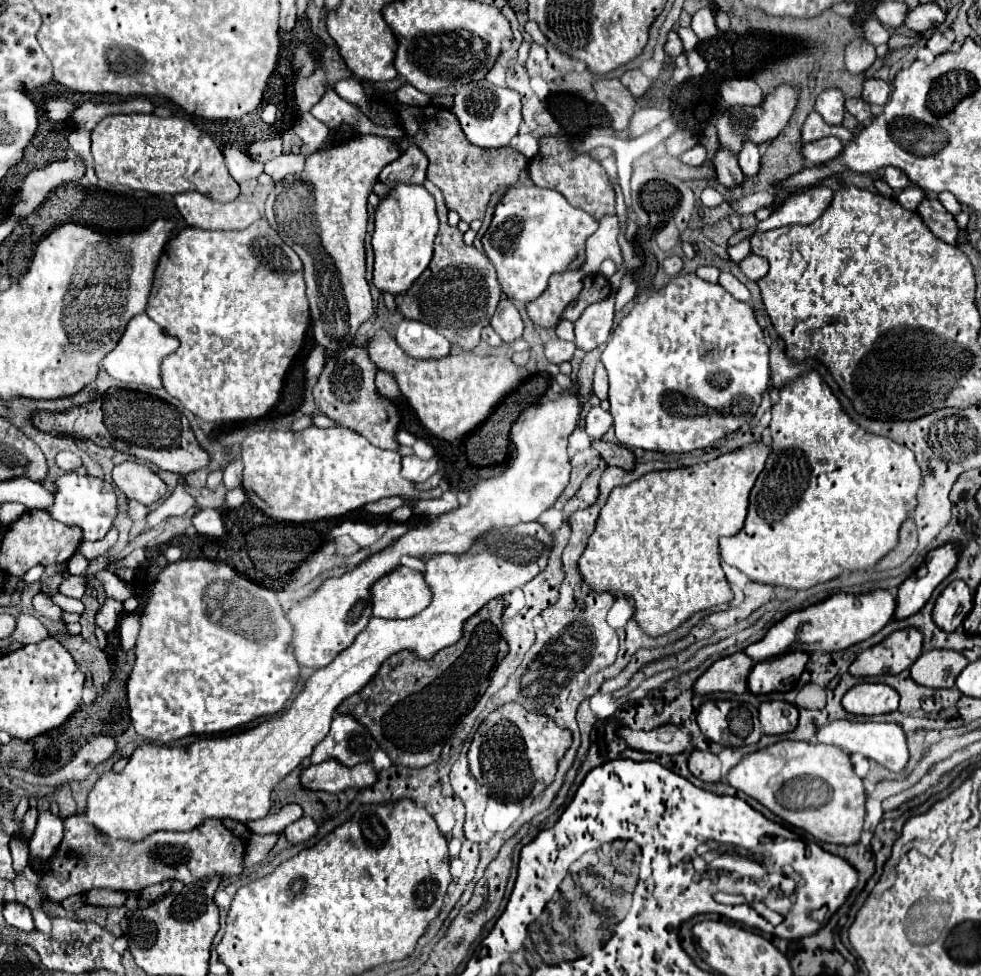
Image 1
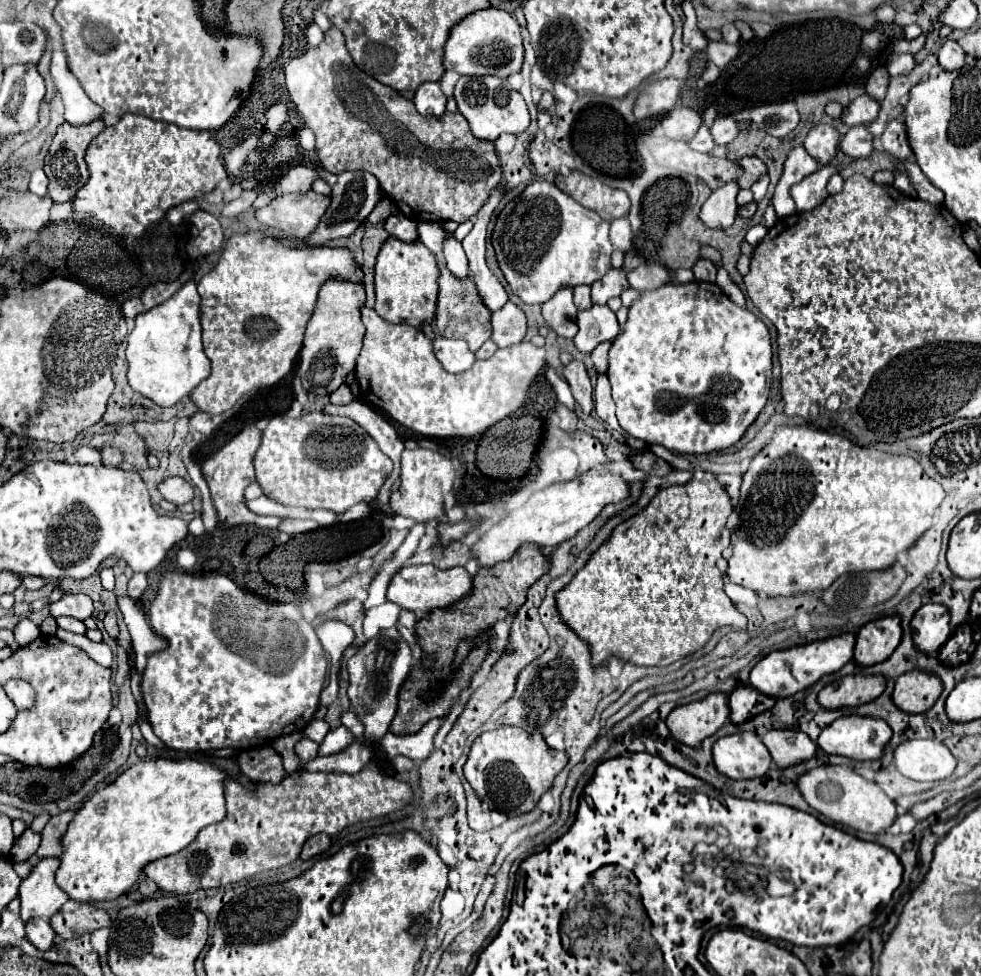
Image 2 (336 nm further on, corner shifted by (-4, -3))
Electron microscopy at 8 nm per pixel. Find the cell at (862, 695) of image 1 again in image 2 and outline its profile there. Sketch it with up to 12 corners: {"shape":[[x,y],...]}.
{"shape":[[847,715],[825,727],[825,753],[867,761],[891,735],[879,717]]}

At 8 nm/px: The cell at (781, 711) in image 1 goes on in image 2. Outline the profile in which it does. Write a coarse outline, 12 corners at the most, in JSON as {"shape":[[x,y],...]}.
{"shape":[[793,729],[765,733],[777,767],[807,761],[817,749],[809,735]]}

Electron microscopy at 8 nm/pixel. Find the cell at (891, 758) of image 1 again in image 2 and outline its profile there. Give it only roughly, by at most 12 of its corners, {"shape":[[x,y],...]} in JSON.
{"shape":[[931,739],[893,749],[897,771],[943,781],[955,769],[949,749]]}

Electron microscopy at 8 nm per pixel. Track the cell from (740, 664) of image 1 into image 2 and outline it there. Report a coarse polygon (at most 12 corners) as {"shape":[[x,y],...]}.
{"shape":[[729,695],[671,711],[673,737],[697,747],[729,719]]}

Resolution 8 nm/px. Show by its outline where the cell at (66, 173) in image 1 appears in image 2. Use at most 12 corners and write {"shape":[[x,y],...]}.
{"shape":[[103,119],[63,123],[45,155],[47,195],[67,203],[89,179],[85,149]]}

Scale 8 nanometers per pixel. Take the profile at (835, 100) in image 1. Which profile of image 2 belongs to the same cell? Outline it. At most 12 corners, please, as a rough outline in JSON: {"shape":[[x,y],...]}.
{"shape":[[817,123],[805,149],[827,165],[841,135],[829,123]]}

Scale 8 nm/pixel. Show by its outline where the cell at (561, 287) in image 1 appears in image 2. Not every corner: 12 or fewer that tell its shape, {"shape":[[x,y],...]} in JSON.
{"shape":[[575,287],[573,299],[579,311],[589,309],[591,287]]}

